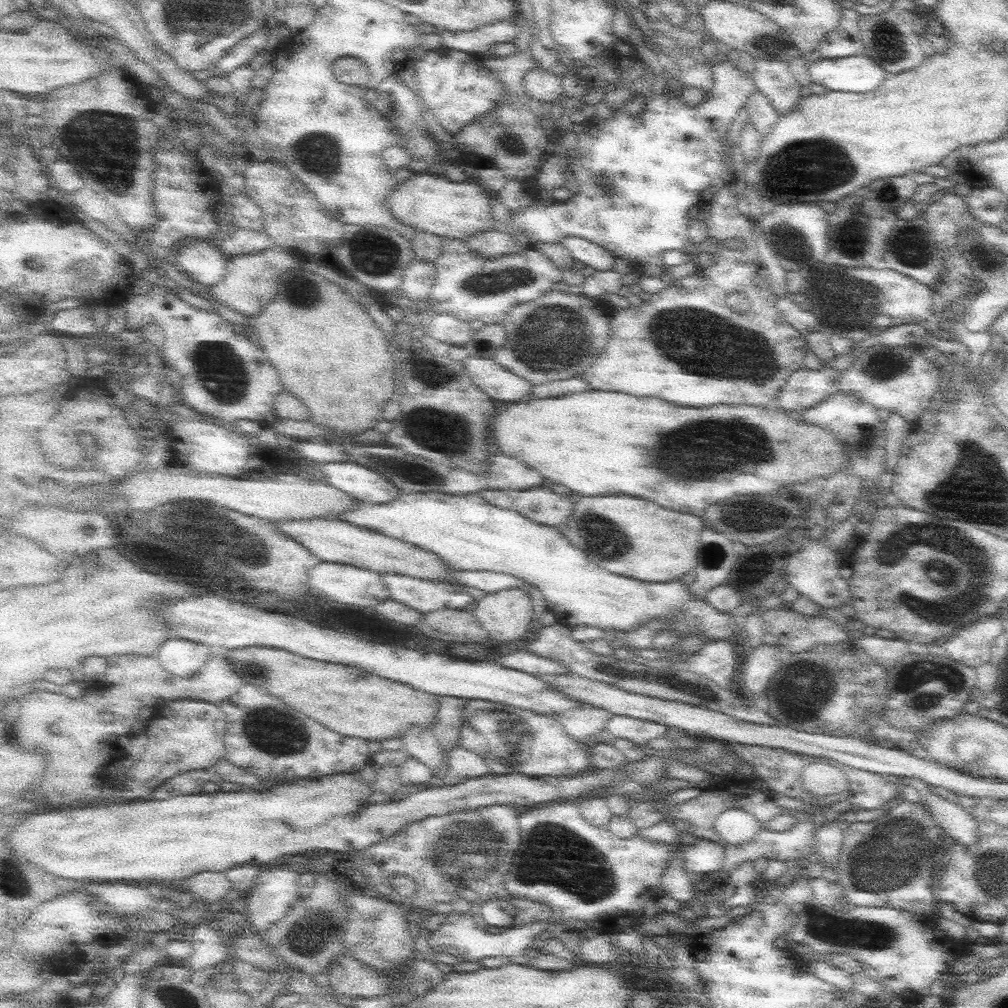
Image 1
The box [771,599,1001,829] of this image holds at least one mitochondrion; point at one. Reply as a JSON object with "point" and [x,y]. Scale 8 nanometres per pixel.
{"point":[923,682]}

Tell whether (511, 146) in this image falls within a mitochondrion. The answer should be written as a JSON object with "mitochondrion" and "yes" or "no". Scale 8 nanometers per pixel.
{"mitochondrion":"yes"}

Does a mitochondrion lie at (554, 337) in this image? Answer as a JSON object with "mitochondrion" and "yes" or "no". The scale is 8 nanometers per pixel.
{"mitochondrion":"yes"}

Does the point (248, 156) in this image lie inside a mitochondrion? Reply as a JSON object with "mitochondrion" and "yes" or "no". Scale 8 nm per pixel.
{"mitochondrion":"no"}

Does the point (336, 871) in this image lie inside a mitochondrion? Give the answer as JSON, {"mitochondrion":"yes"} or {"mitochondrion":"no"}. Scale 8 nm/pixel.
{"mitochondrion":"no"}

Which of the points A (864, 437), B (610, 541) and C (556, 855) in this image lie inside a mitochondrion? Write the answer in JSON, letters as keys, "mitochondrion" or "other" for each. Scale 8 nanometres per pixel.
{"A":"mitochondrion","B":"mitochondrion","C":"mitochondrion"}

